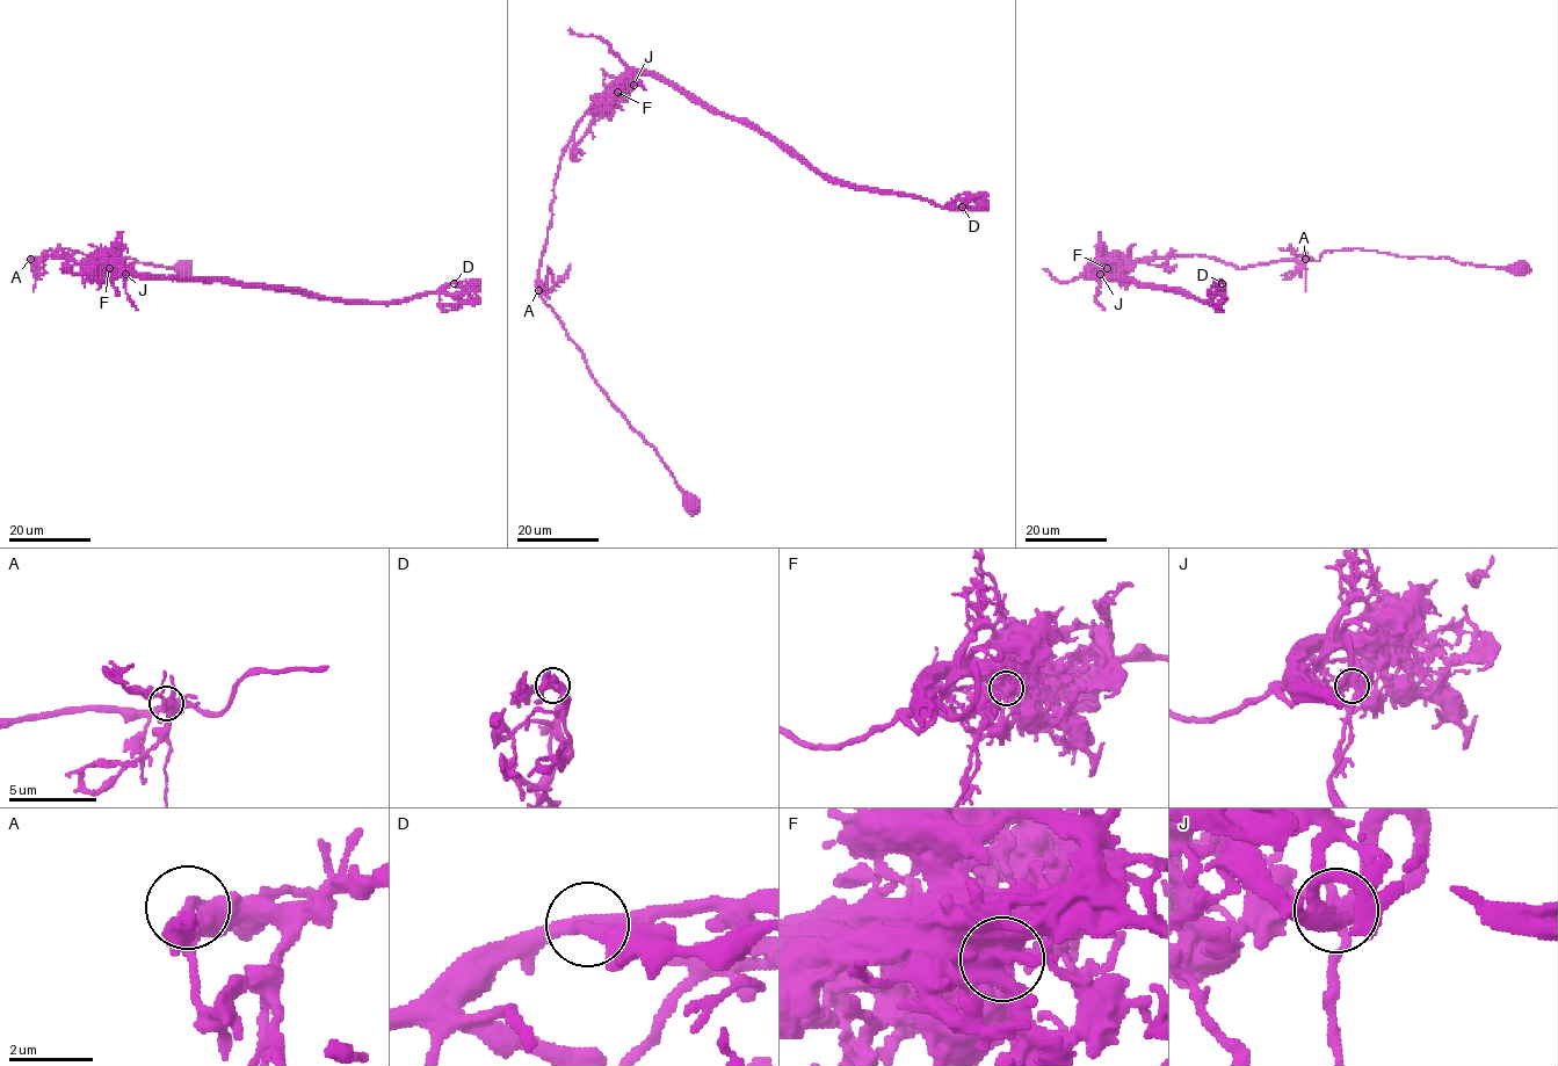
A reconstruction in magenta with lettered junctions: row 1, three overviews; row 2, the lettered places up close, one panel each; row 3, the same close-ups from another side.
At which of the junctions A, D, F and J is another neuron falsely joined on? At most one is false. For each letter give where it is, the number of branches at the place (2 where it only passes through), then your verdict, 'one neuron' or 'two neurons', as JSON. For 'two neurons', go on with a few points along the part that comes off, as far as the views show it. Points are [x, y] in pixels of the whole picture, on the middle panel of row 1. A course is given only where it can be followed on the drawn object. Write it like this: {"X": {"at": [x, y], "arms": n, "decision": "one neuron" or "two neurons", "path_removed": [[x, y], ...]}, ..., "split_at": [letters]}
{"A": {"at": [538, 290], "arms": 4, "decision": "one neuron"}, "D": {"at": [962, 207], "arms": 3, "decision": "one neuron"}, "F": {"at": [617, 92], "arms": 4, "decision": "two neurons", "path_removed": [[616, 91], [625, 74], [660, 75], [770, 133], [831, 178], [855, 186], [943, 207], [987, 195]]}, "J": {"at": [633, 85], "arms": 5, "decision": "one neuron"}, "split_at": ["F"]}

